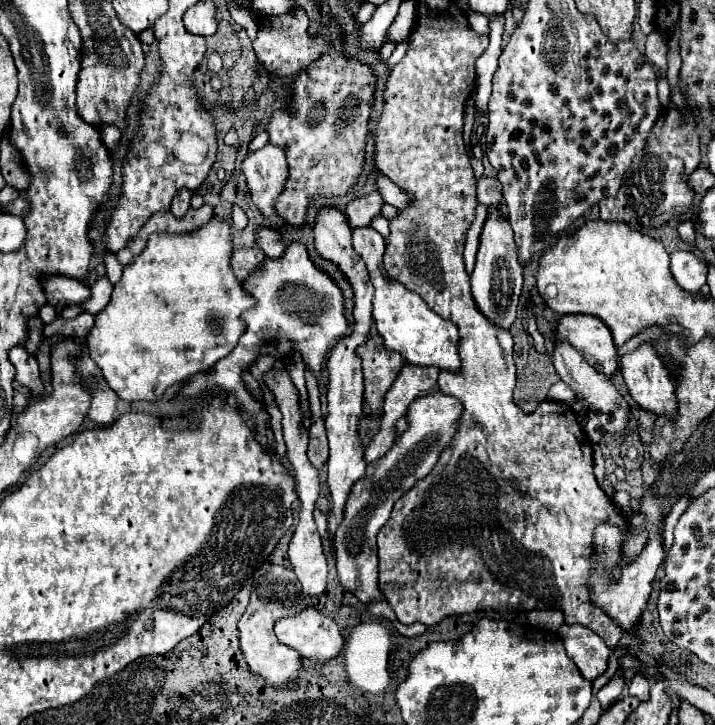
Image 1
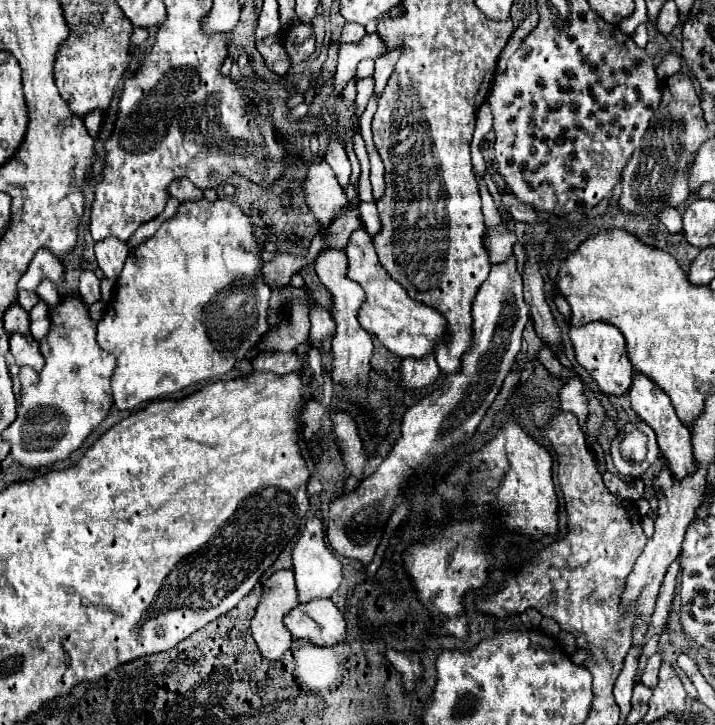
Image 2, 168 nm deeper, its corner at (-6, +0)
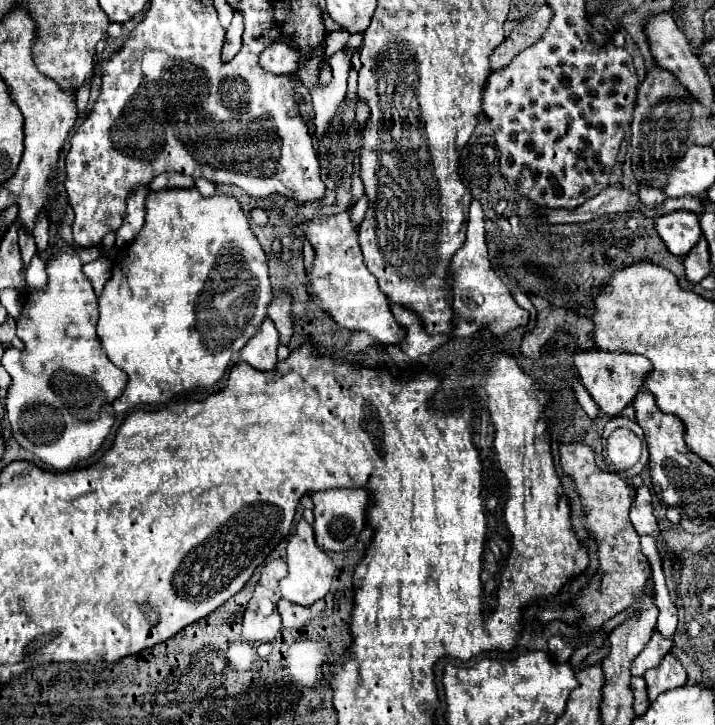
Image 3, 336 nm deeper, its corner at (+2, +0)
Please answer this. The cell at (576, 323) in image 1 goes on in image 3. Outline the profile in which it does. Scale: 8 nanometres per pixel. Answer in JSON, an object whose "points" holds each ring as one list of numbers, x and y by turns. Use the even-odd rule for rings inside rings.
{"points":[[596,348,596,350,576,352,574,368,578,370,584,388,590,392,590,396,594,398,598,408,608,416,616,416,624,410,626,404,630,404,634,400,634,396,642,388,642,382,652,366,644,356,638,356,638,354,626,354,626,352,612,354,612,352,604,352,604,350]]}

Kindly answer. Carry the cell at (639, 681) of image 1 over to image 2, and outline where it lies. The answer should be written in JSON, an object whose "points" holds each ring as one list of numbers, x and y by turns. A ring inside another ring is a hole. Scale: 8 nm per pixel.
{"points":[[652,654,650,658,648,658,648,662,646,662,646,668,644,668,644,672,642,672,642,676,640,676,640,682,642,684,646,684,648,688,656,688,656,684,658,684,658,670,660,670,660,664,662,664,662,654]]}

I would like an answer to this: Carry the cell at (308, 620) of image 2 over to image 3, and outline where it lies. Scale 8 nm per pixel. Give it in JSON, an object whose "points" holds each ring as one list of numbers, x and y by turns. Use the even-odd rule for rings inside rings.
{"points":[[280,600,278,602,278,612,282,616,282,624,288,630,300,630,304,624,308,624,312,618,318,618,326,608,324,600,318,600,310,606,300,606,290,600]]}

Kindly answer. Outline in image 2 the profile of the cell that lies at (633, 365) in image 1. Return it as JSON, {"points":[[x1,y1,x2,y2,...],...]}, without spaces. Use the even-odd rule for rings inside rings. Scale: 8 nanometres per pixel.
{"points":[[640,372,634,374,634,382,630,386,630,402,632,402,632,410,656,432,658,436,658,446,660,452,668,464,668,468,672,470,674,478,684,478,688,474,692,474,696,470,696,460,692,456,692,442,690,442,690,430,680,422,680,418,676,416,676,410,672,406,672,402,668,400,668,396,650,380,644,378]]}

